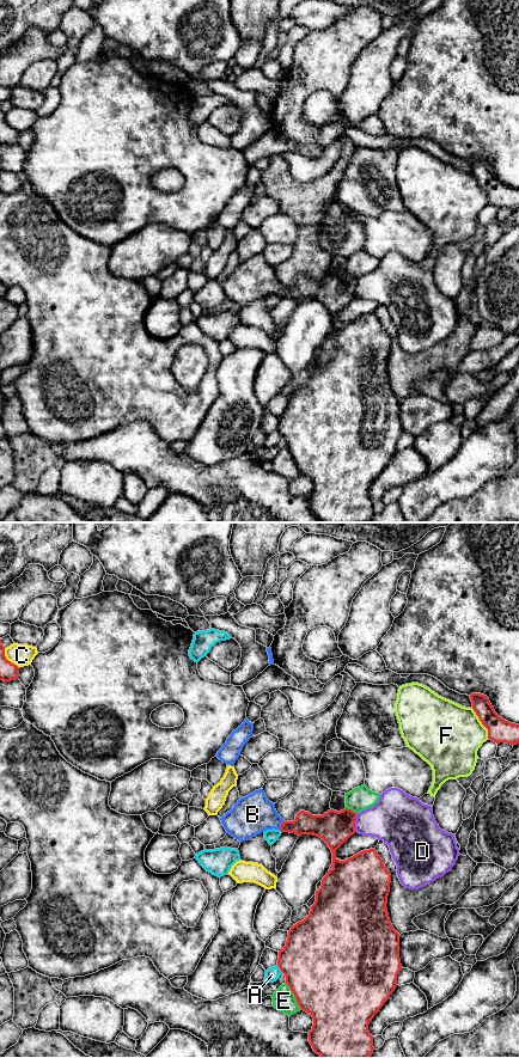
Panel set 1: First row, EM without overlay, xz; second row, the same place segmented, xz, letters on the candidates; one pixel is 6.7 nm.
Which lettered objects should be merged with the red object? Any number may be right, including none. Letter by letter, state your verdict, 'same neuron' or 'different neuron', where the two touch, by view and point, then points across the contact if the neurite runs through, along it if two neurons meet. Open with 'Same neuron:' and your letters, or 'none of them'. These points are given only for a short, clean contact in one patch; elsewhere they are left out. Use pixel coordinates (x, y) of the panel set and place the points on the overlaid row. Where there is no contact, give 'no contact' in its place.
Same neuron: B
A: different neuron; contact xz (279, 967)
B: same neuron; contact xz (281, 825); way xz (305, 823), (303, 825), (281, 825), (260, 814), (252, 814)
C: different neuron; contact xz (7, 660)
D: different neuron; contact xz (354, 823)
E: different neuron; contact xz (294, 995)
F: different neuron; contact xz (481, 721)

